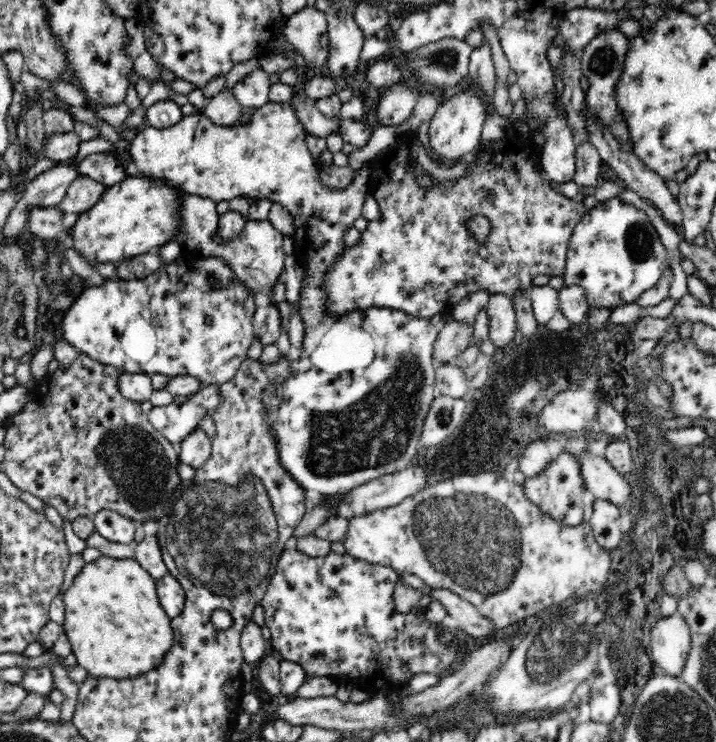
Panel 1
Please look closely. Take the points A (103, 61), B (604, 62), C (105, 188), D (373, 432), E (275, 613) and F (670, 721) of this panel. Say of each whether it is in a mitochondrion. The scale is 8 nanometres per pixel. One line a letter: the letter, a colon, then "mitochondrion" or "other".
A: other
B: mitochondrion
C: other
D: mitochondrion
E: other
F: mitochondrion

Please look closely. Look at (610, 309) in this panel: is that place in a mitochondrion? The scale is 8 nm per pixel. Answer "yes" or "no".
no

